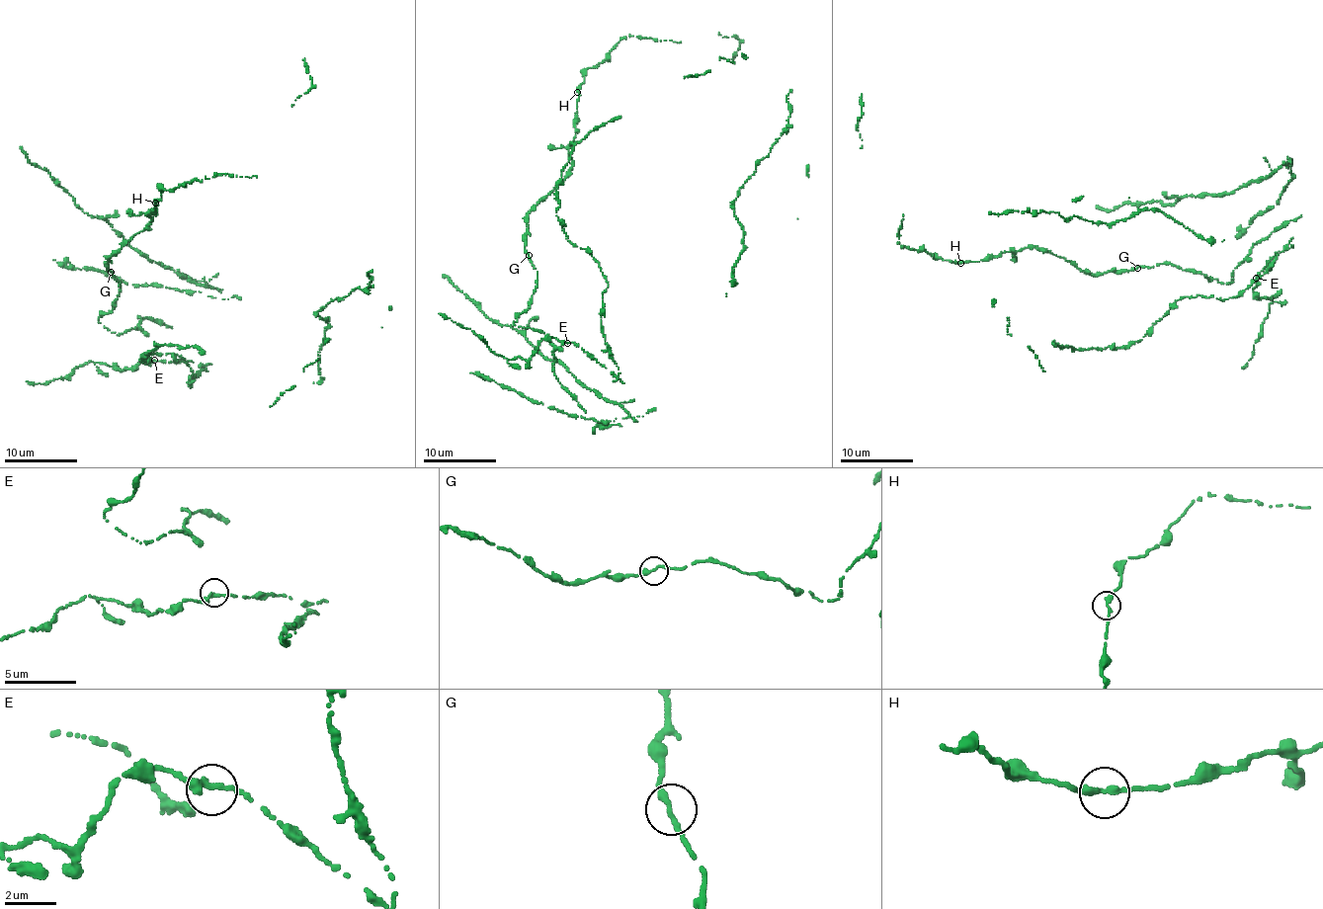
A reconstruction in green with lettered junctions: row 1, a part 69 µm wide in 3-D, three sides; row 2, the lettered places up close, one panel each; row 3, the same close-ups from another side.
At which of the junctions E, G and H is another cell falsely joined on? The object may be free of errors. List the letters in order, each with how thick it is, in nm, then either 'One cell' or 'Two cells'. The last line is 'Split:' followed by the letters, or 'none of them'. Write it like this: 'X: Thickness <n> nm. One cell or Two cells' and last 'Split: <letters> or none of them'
E: Thickness 280 nm. One cell
G: Thickness 240 nm. One cell
H: Thickness 260 nm. One cell
Split: none of them

